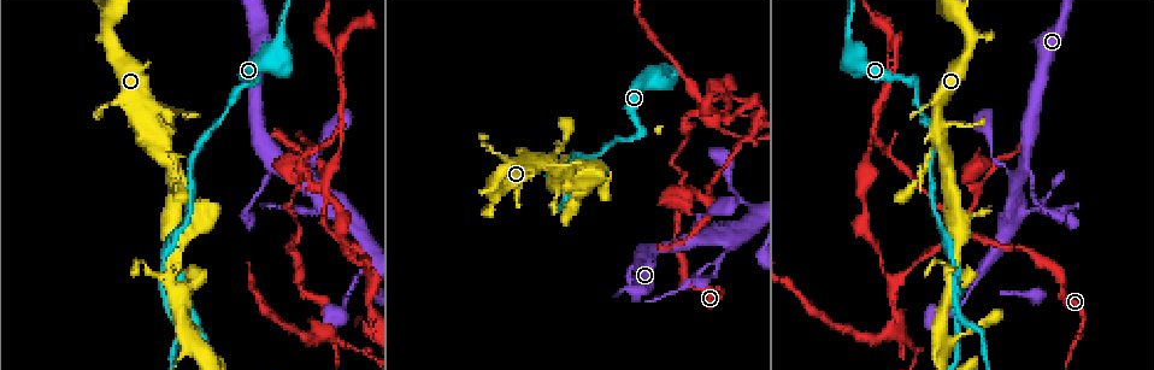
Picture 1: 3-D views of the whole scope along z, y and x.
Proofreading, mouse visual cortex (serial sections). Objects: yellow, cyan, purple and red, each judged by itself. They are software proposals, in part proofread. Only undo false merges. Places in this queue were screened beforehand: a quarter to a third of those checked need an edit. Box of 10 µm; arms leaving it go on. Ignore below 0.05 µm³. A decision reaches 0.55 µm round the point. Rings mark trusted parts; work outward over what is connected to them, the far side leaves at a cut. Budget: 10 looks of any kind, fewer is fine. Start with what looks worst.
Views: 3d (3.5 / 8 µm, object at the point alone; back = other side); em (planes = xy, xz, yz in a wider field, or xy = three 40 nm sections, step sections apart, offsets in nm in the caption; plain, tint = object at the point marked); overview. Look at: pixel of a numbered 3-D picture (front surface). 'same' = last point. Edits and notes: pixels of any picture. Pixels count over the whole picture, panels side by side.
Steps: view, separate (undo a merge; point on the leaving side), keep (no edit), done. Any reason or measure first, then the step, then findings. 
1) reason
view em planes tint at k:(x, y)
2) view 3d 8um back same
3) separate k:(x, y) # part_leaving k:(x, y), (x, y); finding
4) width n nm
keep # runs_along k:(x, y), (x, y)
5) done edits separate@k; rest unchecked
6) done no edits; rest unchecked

four arms meet
view 3d 3.5um at 1:(946, 339)

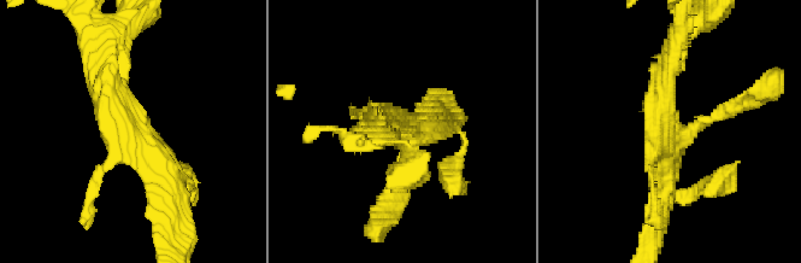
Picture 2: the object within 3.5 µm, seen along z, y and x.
view em xy step 5 tint at 2:(132, 132)

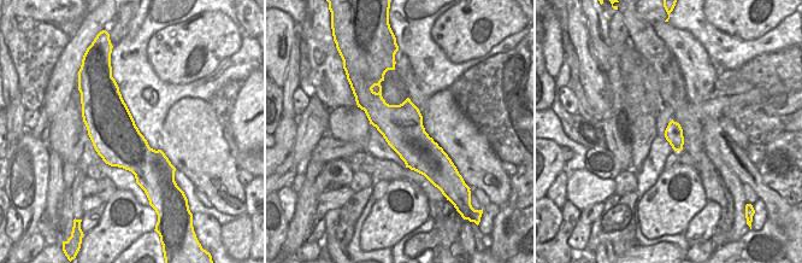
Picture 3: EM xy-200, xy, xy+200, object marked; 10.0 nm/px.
keep # all the same cell

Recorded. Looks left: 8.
view 3d 8um at 1:(560, 147)

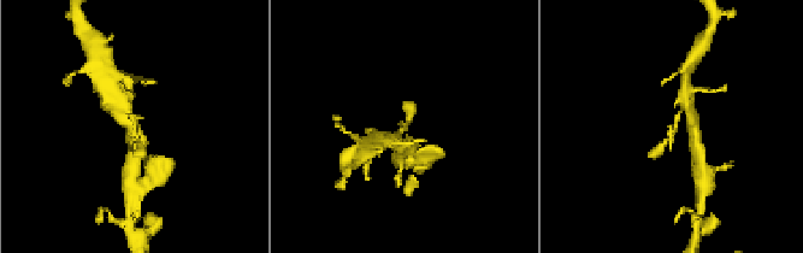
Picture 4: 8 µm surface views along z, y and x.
zoom in
view 3d 3.5um same

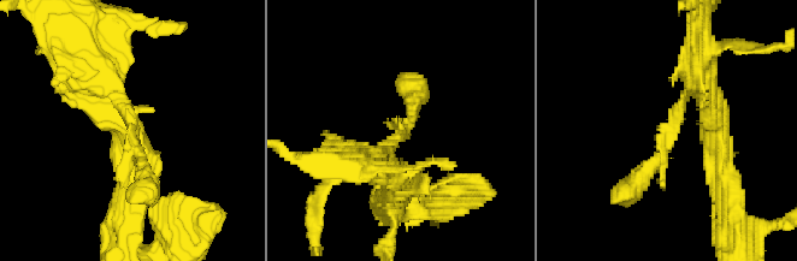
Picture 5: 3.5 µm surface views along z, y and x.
shape alone is not enough
view em xy step 3 tint at 5:(135, 134)

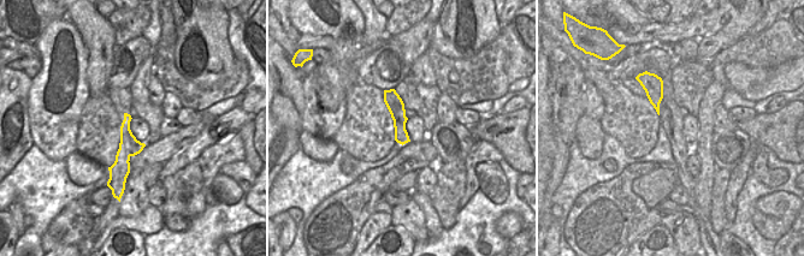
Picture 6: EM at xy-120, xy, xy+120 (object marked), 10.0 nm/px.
keep # runs_along 6:(126, 117), (120, 177); one cell here

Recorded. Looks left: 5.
view 3d 8um at 1:(939, 205)

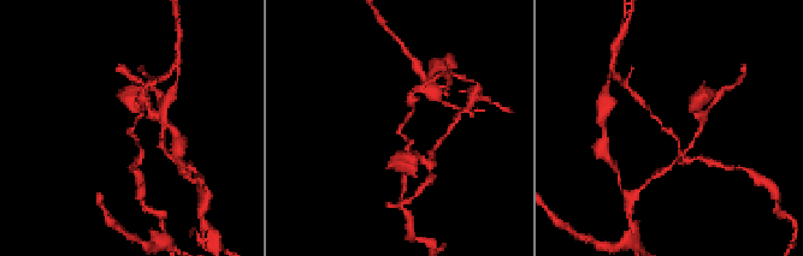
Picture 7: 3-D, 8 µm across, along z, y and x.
shape alone is not enough
view em xy step 1 tint same

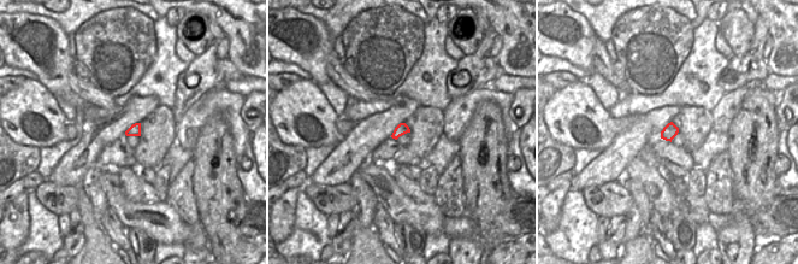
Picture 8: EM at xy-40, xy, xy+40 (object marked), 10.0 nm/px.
arm_widths 150, 150 nm
keep # runs_along 7:(683, 159), (677, 137), (649, 109); continuous, no second cell

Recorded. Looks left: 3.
branch point
view 3d 3.5um at 1:(875, 139)

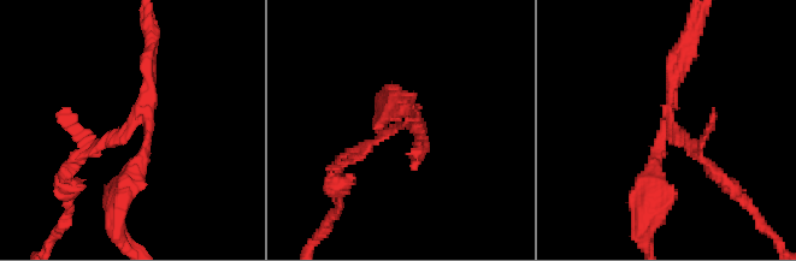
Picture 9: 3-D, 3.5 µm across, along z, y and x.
arms 3; arm_widths 150, 200, 250 nm
view em xy step 3 tint at 9:(131, 123)

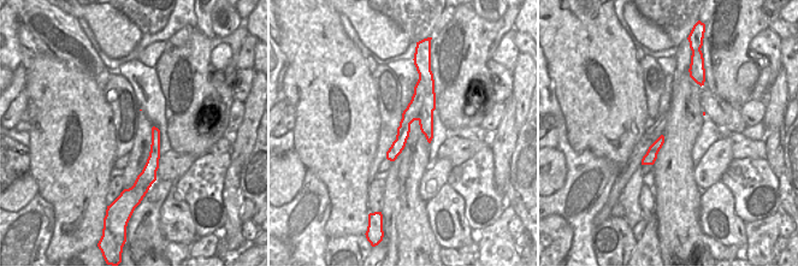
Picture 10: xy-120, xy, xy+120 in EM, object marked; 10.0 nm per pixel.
cut it another way
view em xy step 2 tint same

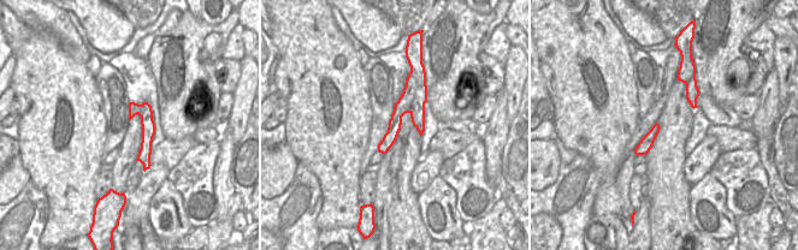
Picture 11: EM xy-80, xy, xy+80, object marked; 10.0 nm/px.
separate 9:(396, 114) # a second cell is stuck on

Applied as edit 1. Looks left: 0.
done edits separate@9; rest unchecked

